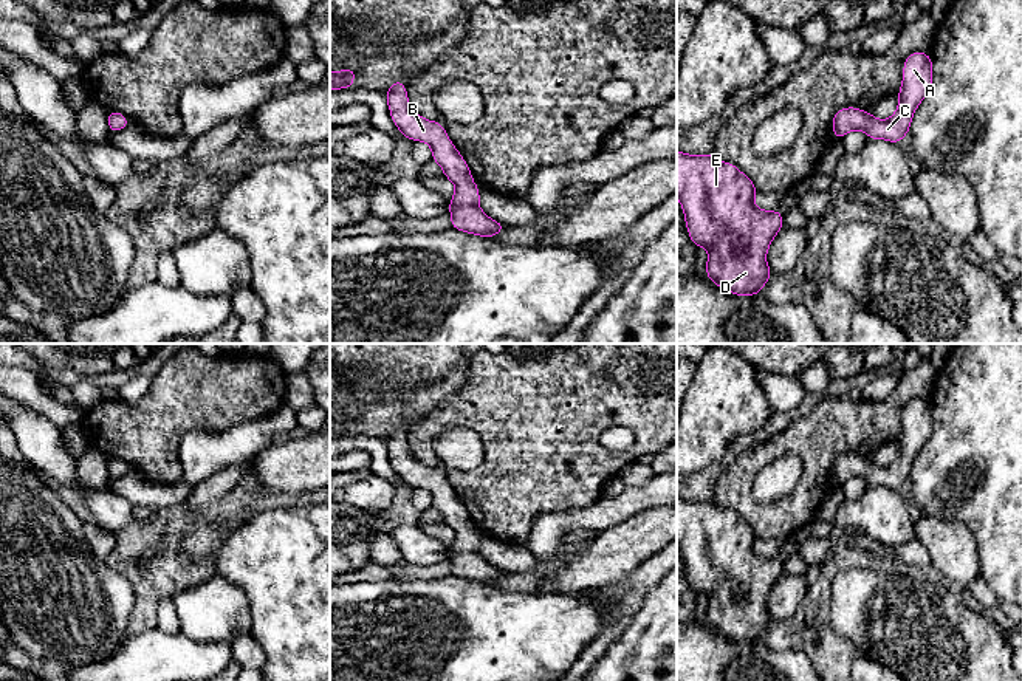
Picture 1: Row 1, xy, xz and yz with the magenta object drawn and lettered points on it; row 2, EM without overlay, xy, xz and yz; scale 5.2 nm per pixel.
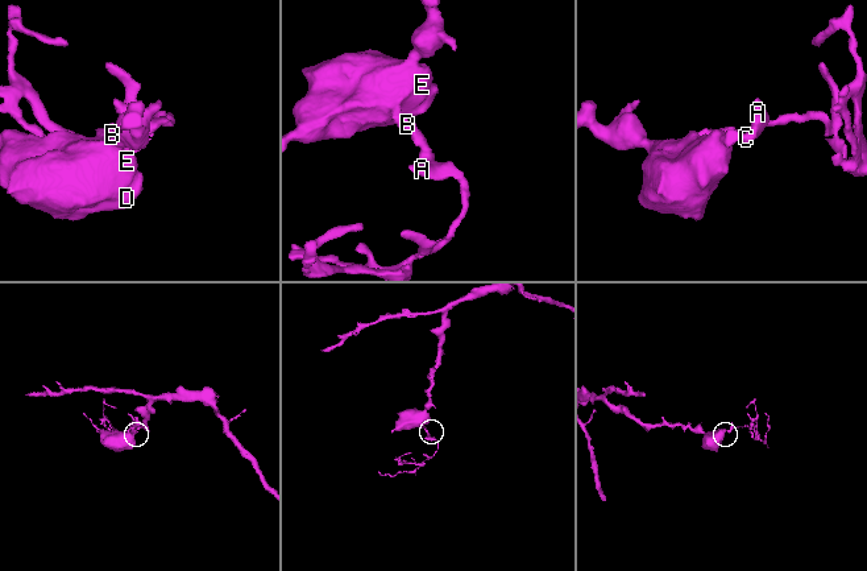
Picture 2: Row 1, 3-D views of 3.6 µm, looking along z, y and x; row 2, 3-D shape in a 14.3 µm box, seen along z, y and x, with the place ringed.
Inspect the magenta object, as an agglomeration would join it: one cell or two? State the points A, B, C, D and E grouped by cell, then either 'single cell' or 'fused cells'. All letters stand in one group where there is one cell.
groups A B C D E; single cell

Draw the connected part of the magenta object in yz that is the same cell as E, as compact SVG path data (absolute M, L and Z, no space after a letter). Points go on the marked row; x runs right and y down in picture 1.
M677 150L677 198L684 212L691 241L708 249L706 275L718 288L736 296L756 296L770 280L773 271L766 265L766 251L784 228L779 210L762 210L754 204L756 184L732 163L723 163L714 155L686 155Z

